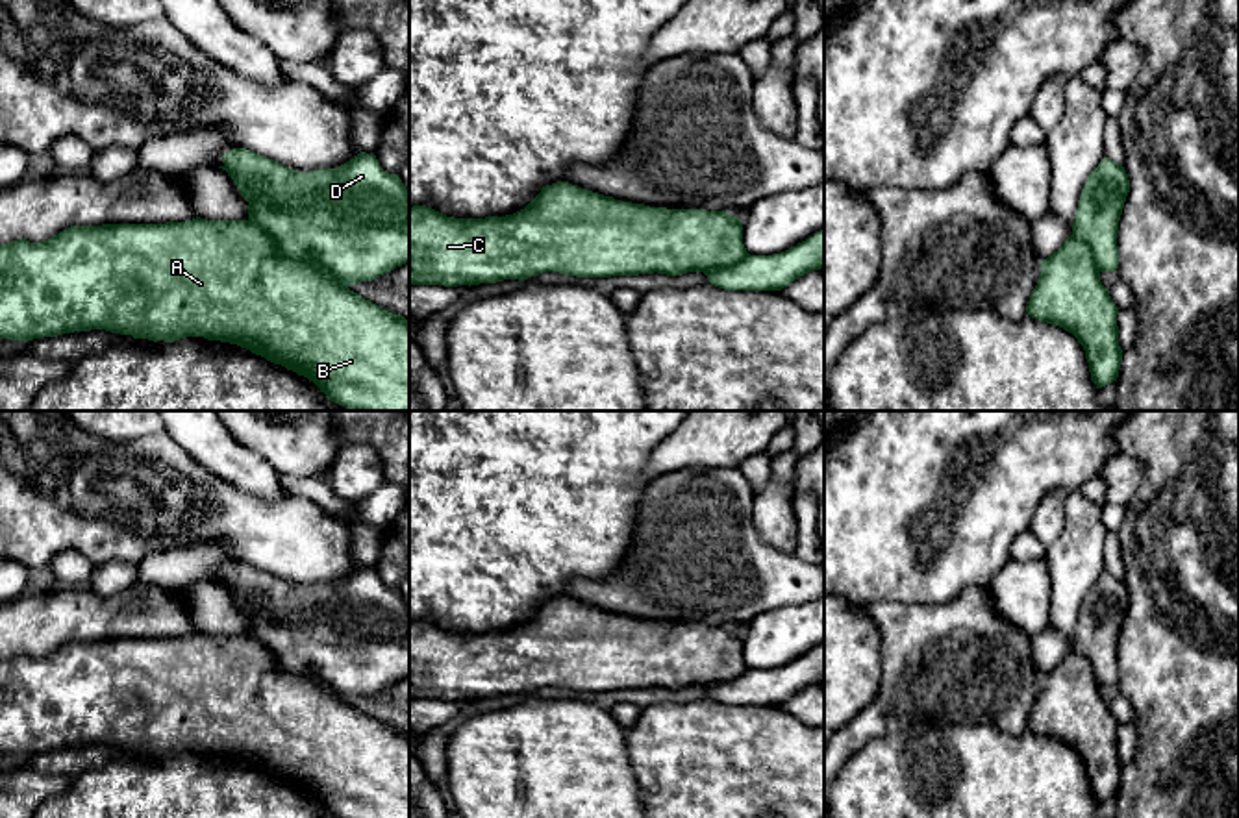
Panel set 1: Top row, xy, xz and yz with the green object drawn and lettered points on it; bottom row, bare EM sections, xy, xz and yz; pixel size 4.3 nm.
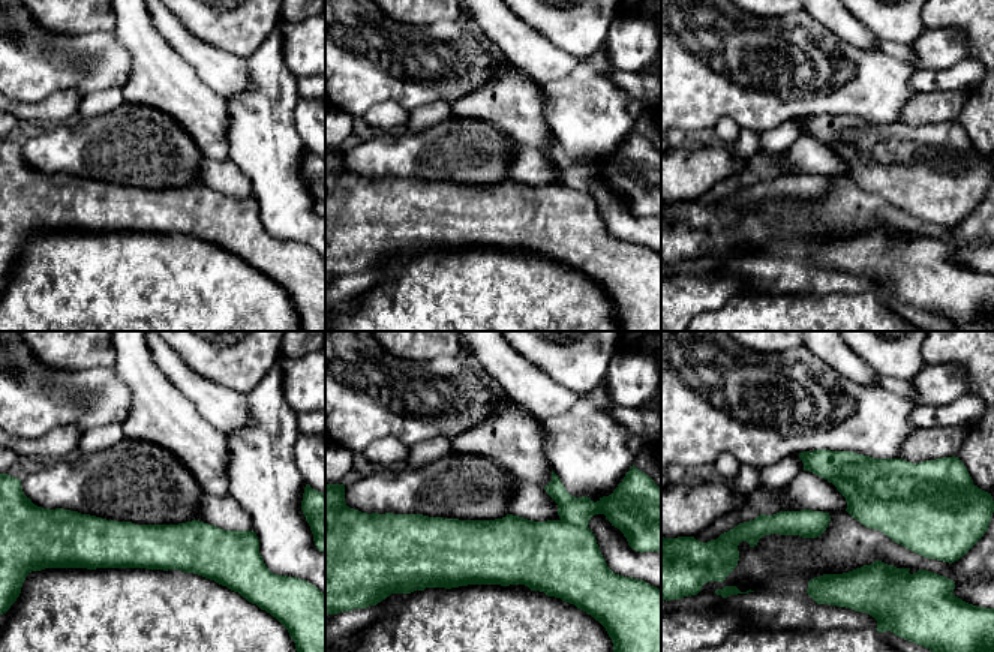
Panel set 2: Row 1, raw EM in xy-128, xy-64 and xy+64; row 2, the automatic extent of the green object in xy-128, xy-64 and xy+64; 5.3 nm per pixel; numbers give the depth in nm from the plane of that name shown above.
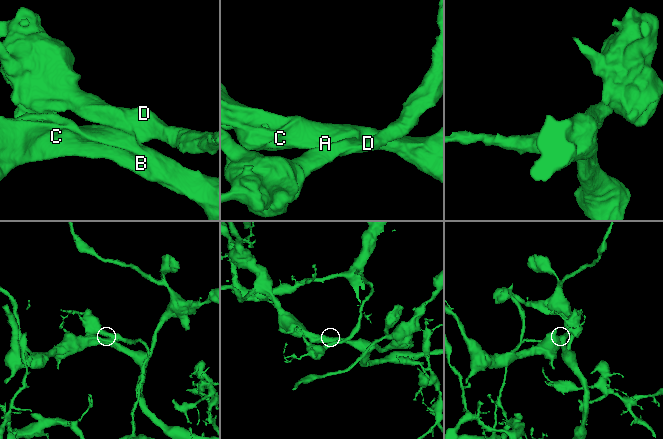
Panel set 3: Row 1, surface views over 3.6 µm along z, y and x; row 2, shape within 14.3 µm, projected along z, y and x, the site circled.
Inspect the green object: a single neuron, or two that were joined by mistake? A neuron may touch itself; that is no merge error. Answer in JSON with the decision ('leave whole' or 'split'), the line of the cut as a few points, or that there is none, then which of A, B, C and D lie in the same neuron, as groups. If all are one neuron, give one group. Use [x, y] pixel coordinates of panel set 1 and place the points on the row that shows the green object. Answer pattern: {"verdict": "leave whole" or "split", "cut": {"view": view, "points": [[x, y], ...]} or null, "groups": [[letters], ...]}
{"verdict": "leave whole", "cut": null, "groups": [["A", "B", "C", "D"]]}

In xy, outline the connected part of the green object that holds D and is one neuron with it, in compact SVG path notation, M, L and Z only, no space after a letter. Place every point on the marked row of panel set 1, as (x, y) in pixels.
M232 148L222 155L222 163L224 165L219 168L228 172L239 194L248 202L246 220L206 220L196 217L187 222L167 224L70 226L48 241L30 242L19 239L0 244L0 339L28 342L33 339L91 329L106 329L154 342L204 337L207 341L237 344L274 365L293 370L313 381L328 400L352 411L409 411L409 320L348 289L361 281L372 281L409 261L409 191L402 180L383 170L376 155L367 152L359 152L339 168L309 172L293 170L246 148Z

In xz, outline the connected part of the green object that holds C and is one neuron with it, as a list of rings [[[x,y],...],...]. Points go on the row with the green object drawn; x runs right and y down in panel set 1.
[[[557,181],[506,217],[454,218],[426,205],[409,207],[409,285],[480,285],[524,281],[543,272],[576,278],[704,272],[724,291],[782,291],[824,266],[824,228],[782,254],[750,255],[743,224],[730,213],[667,209],[615,200]]]

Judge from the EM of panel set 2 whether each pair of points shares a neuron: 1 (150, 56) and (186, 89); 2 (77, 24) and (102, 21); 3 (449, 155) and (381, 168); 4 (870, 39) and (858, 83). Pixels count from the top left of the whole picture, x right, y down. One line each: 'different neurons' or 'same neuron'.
1: same neuron
2: same neuron
3: same neuron
4: different neurons

